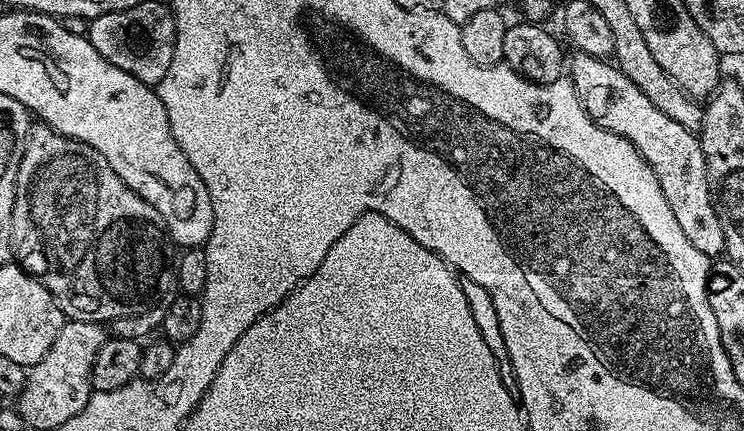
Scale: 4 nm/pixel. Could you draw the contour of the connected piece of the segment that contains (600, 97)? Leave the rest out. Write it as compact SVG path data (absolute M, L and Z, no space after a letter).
M576 52L573 57L570 79L588 117L598 127L629 140L638 154L642 154L658 178L658 186L662 186L662 194L666 194L666 202L670 202L670 210L674 210L674 218L686 239L709 258L723 257L722 222L718 222L718 214L712 205L706 158L702 154L699 135L666 118L666 114L662 114L662 110L658 110L658 106L654 106L654 102L650 102L650 98L646 98L646 94L642 94L642 90L638 90L615 63L585 52Z

